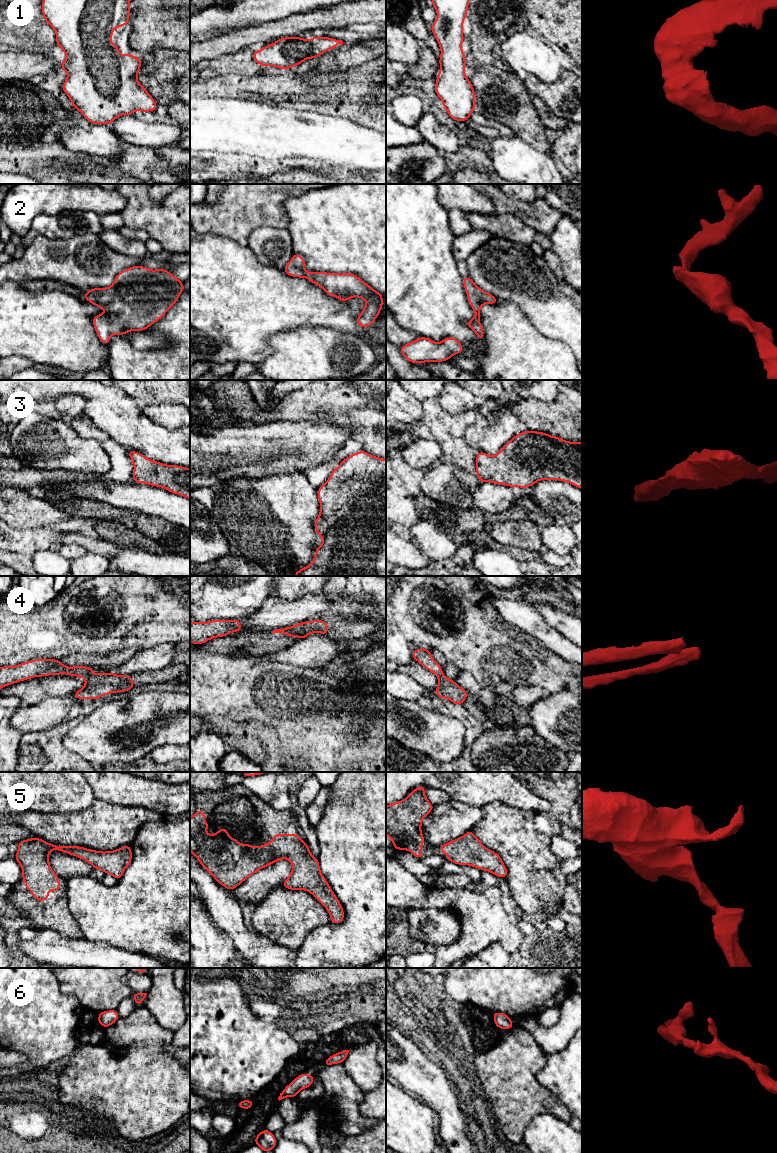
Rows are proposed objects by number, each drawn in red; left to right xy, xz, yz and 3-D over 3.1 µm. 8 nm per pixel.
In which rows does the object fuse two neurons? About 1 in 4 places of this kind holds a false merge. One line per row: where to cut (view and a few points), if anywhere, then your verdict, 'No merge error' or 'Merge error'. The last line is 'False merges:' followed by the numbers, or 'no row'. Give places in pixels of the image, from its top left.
1: No split. No merge error
2: No split. No merge error
3: No split. No merge error
4: Split along xy (92, 673), (85, 678). Merge error
5: No split. No merge error
6: No split. No merge error
False merges: 4

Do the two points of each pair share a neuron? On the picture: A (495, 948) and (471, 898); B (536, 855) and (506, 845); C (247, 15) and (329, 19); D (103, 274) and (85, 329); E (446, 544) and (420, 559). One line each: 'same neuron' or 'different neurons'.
A: different neurons
B: same neuron
C: different neurons
D: different neurons
E: different neurons

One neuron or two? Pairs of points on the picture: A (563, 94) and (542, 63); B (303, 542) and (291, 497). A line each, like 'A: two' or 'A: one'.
A: two
B: one

